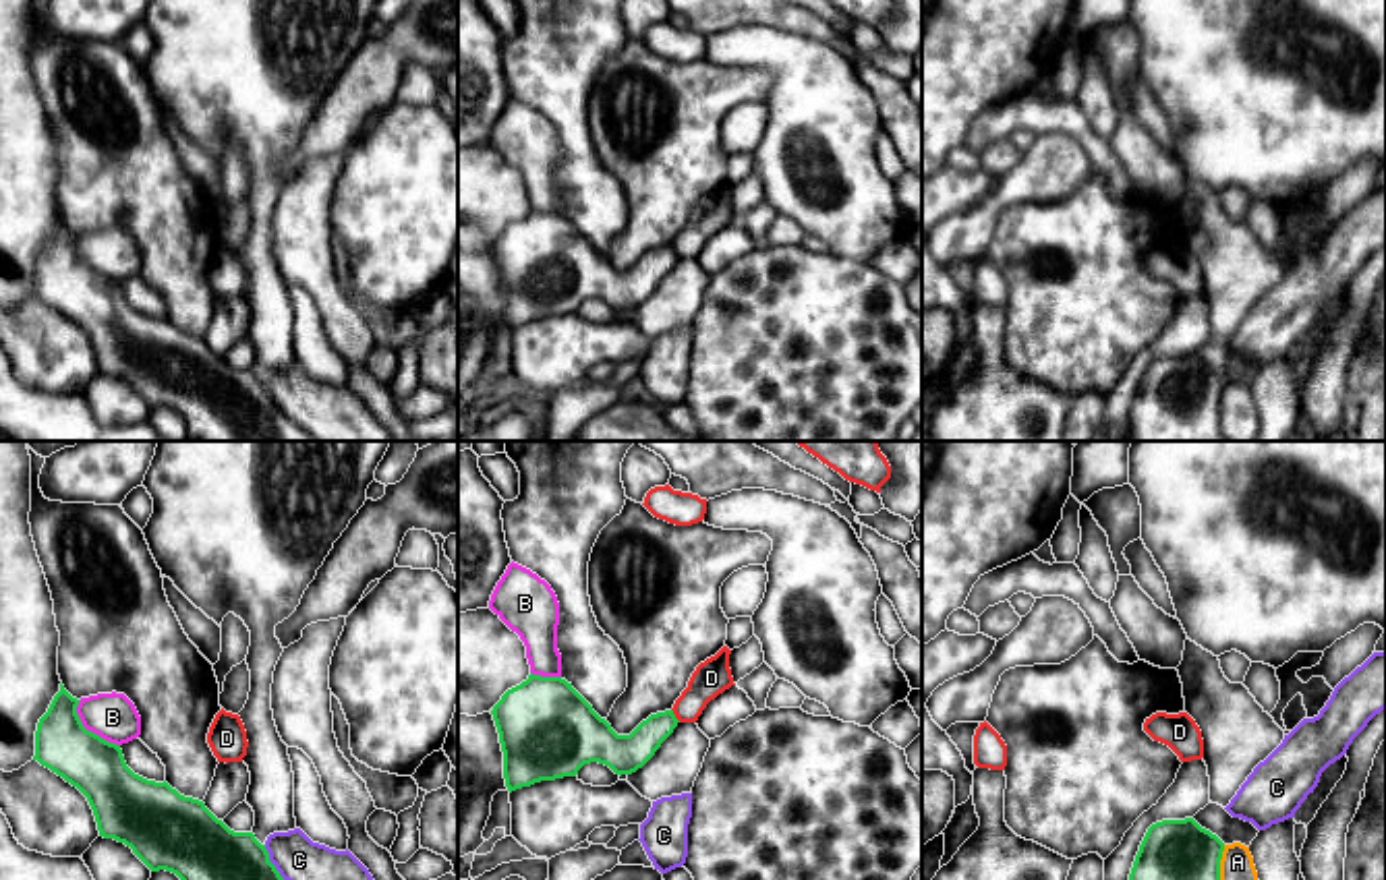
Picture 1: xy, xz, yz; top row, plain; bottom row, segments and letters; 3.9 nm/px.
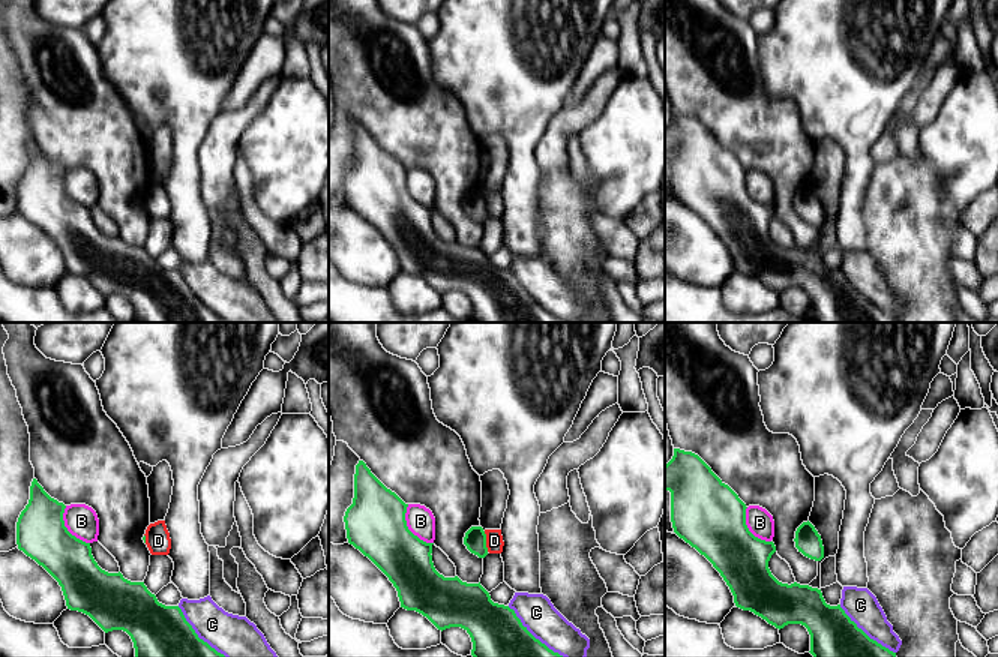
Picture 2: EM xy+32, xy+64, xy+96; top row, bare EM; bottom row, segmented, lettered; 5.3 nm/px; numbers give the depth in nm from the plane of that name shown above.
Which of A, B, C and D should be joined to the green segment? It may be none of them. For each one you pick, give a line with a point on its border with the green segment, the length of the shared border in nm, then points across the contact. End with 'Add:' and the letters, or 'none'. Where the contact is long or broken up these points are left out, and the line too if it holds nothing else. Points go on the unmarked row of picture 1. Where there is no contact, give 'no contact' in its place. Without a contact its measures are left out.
Add: none

